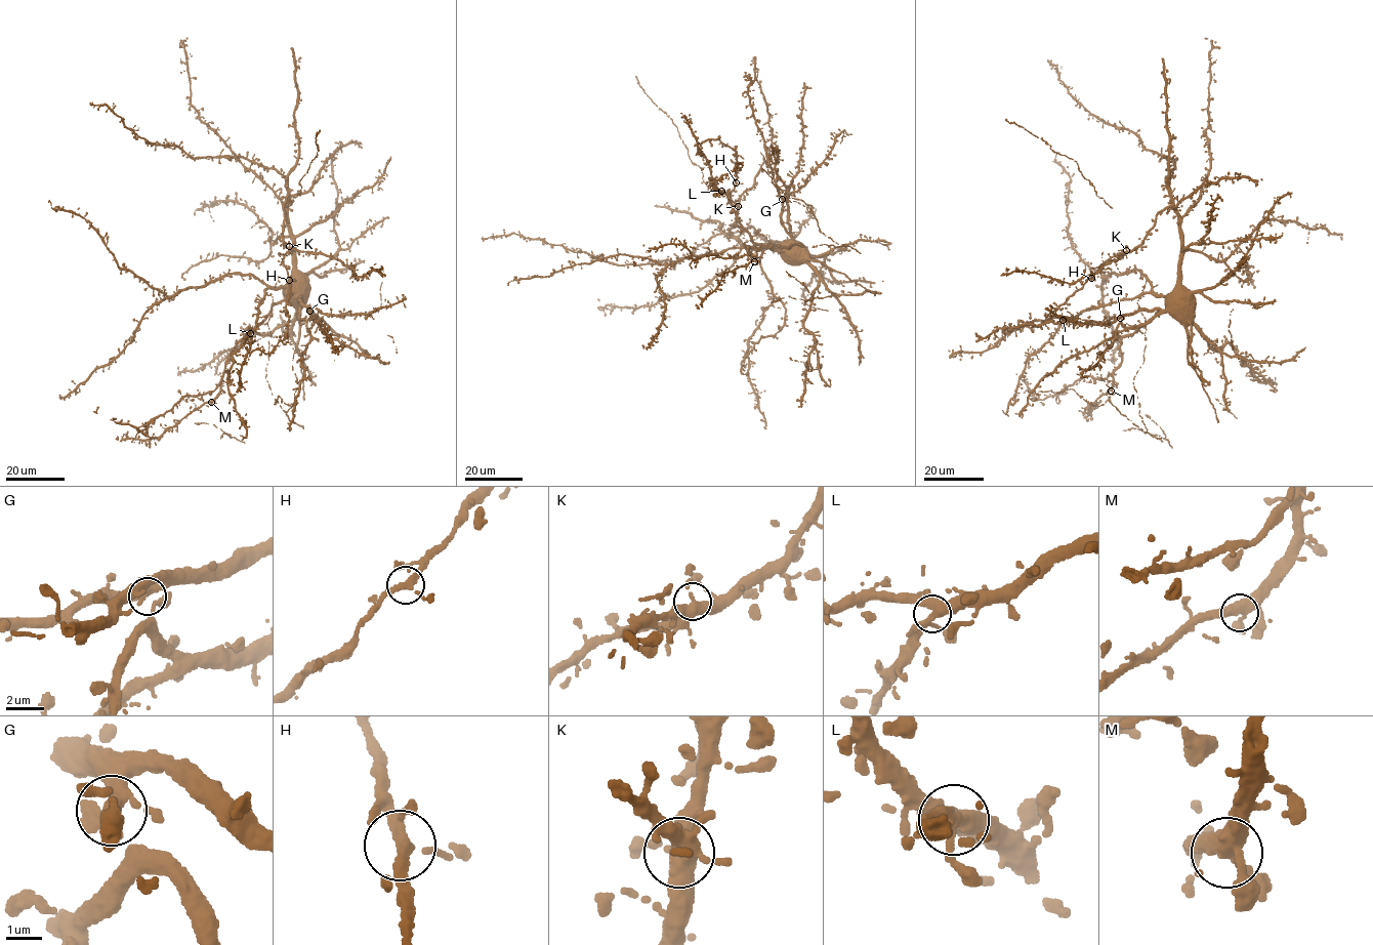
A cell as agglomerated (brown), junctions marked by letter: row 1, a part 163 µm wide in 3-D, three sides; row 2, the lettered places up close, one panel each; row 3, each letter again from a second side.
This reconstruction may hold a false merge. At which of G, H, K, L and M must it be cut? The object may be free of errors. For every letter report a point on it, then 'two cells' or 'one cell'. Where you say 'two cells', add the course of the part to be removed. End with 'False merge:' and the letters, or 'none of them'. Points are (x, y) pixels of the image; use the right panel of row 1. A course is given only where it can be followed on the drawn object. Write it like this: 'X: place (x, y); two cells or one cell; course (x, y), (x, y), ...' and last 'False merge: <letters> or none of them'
G: place (1120, 318); one cell
H: place (1091, 278); one cell
K: place (1126, 250); one cell
L: place (1063, 320); one cell
M: place (1111, 391); one cell
False merge: none of them

